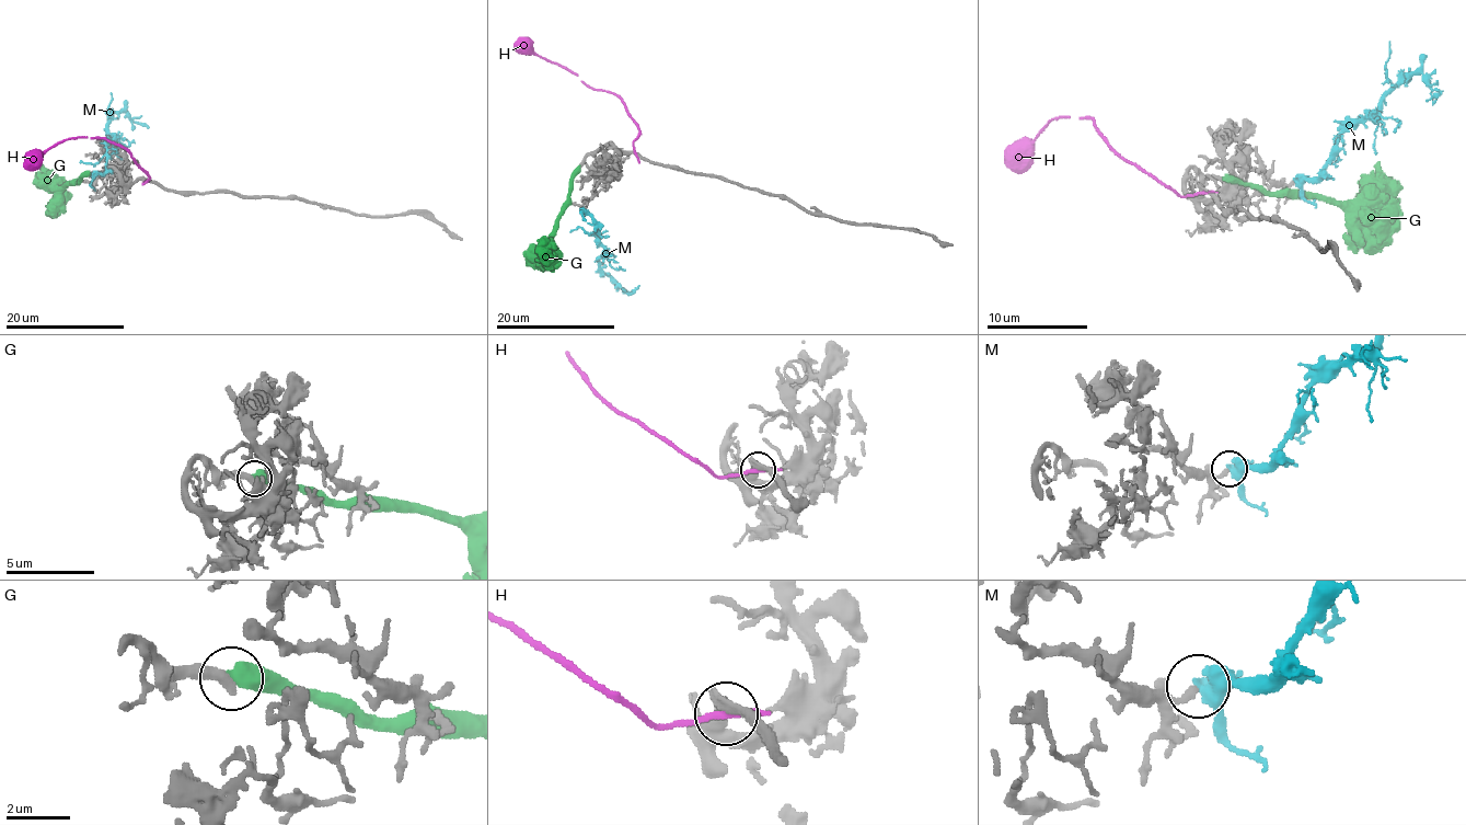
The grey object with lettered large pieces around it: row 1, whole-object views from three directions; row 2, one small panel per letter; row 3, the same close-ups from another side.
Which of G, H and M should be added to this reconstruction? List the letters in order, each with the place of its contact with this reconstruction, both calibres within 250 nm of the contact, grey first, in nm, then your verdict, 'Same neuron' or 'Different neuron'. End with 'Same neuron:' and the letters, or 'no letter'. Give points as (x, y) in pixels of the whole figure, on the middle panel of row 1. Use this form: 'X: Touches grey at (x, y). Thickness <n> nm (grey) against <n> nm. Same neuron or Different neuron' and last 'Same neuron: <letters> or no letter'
G: Touches grey at (579, 167). Thickness 380 nm (grey) against 550 nm. Different neuron
H: Touches grey at (635, 155). Thickness 300 nm (grey) against 170 nm. Different neuron
M: Touches grey at (581, 208). Thickness 200 nm (grey) against 440 nm. Different neuron
Same neuron: no letter

